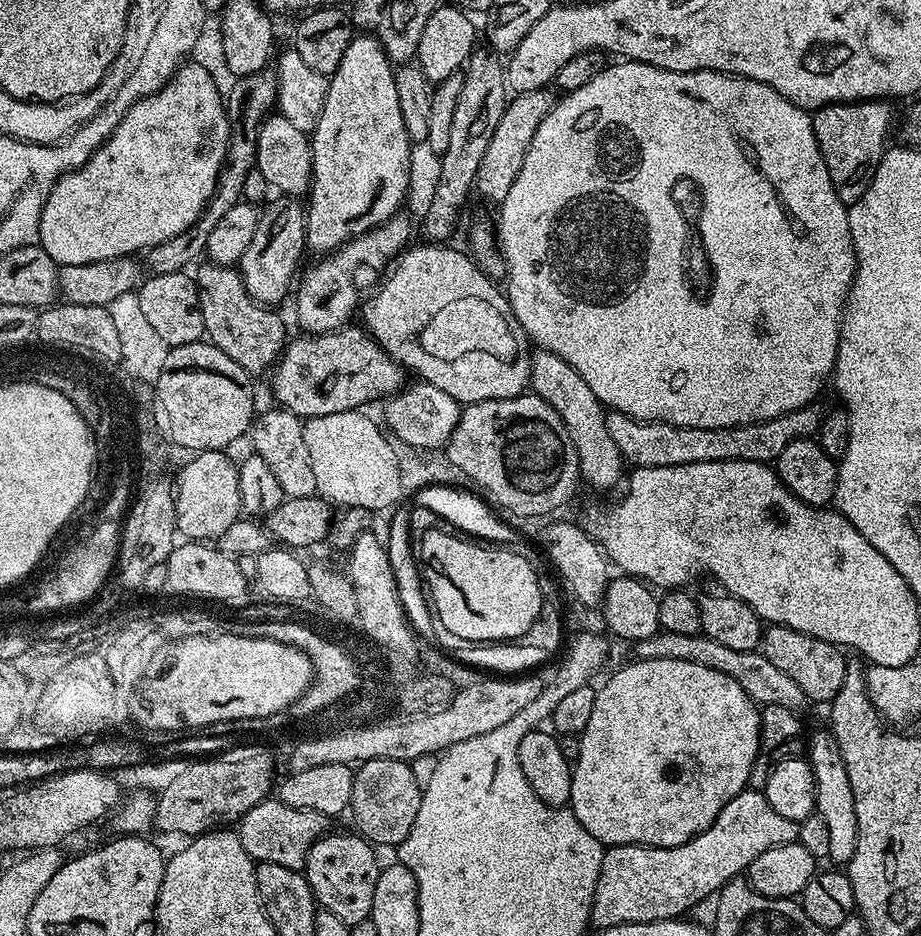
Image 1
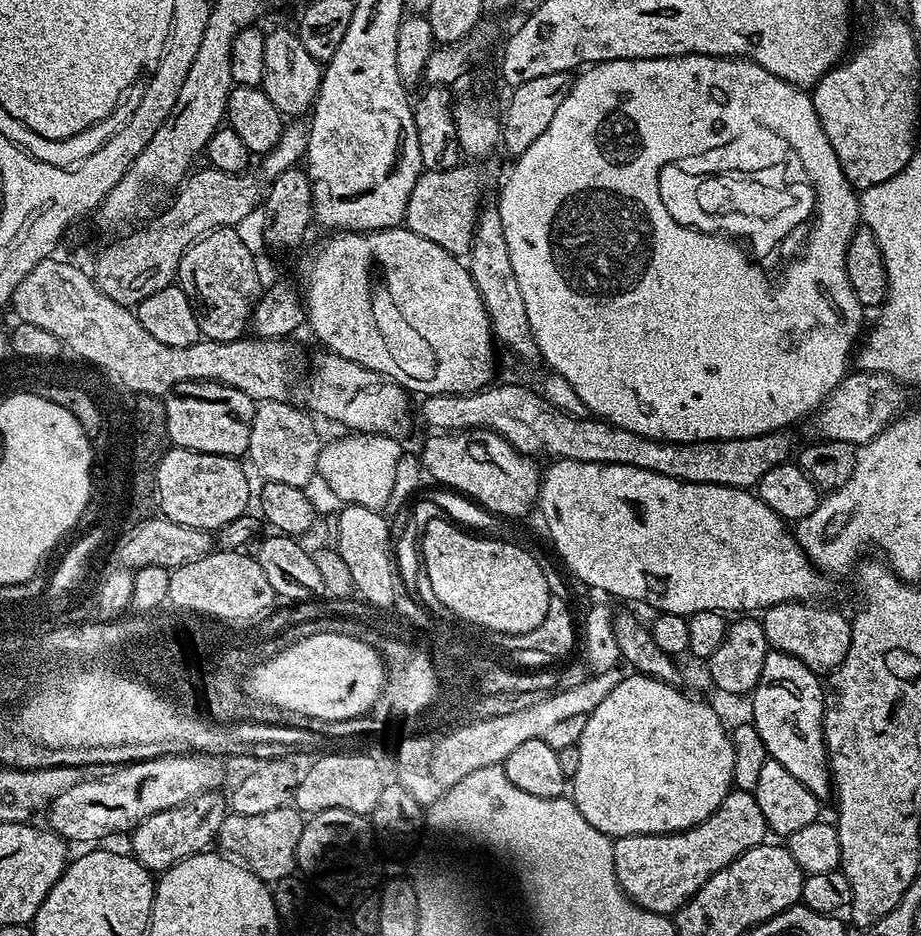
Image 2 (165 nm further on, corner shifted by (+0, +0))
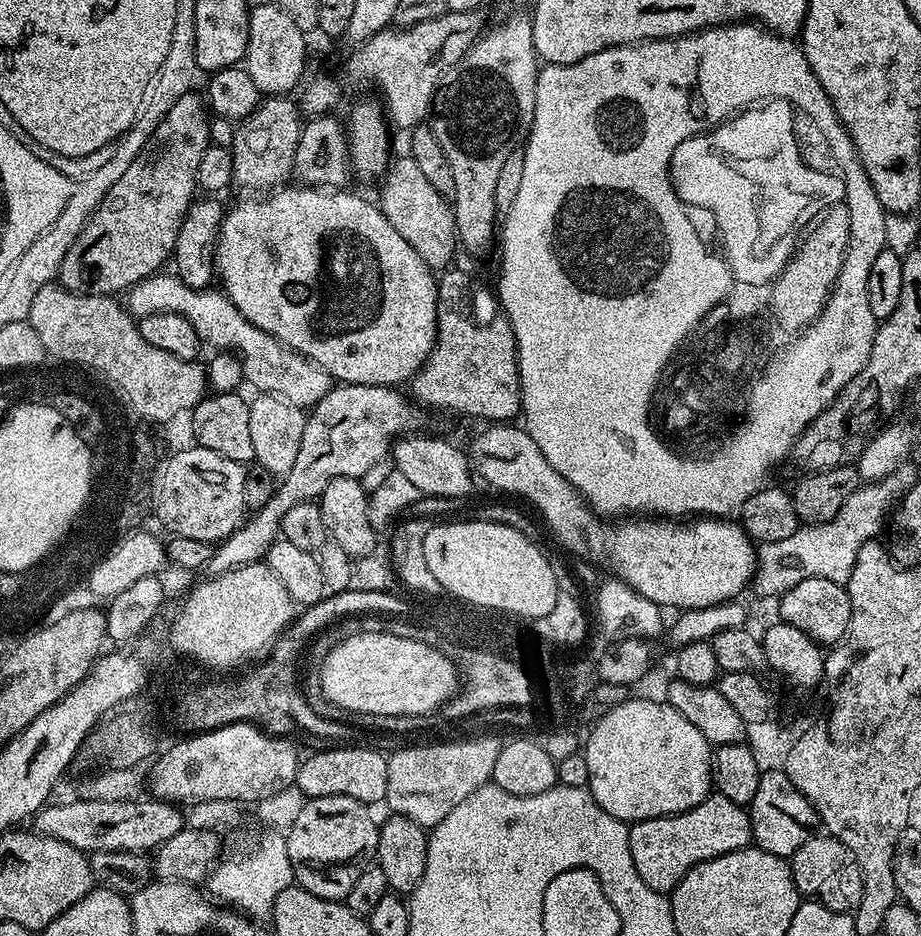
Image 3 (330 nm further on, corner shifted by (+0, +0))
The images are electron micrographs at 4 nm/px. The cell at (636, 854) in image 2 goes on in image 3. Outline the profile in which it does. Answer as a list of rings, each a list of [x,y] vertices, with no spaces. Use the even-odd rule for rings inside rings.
[[[709,794],[701,804],[677,816],[635,821],[628,829],[628,841],[634,870],[638,870],[642,882],[650,890],[668,894],[694,865],[749,847],[753,843],[752,818],[745,805],[730,802],[730,798],[719,794]]]

